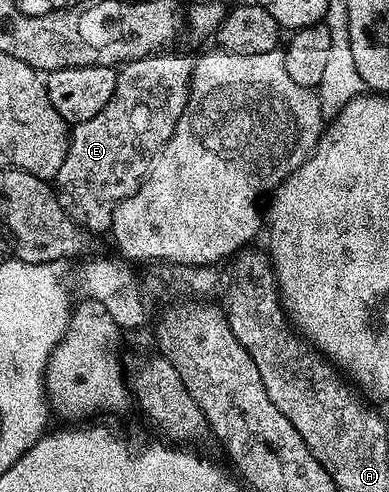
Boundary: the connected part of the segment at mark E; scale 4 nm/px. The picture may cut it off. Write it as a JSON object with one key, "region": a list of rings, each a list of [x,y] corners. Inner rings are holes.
{"region":[[[167,50],[160,55],[146,56],[137,62],[122,65],[118,69],[117,86],[113,98],[109,98],[109,106],[105,106],[101,114],[89,118],[89,122],[81,122],[70,129],[67,154],[65,162],[61,162],[57,188],[60,193],[67,192],[67,212],[88,233],[106,233],[110,229],[117,206],[139,191],[185,110],[191,96],[191,75],[195,70],[196,57],[174,56],[173,53]]]}

